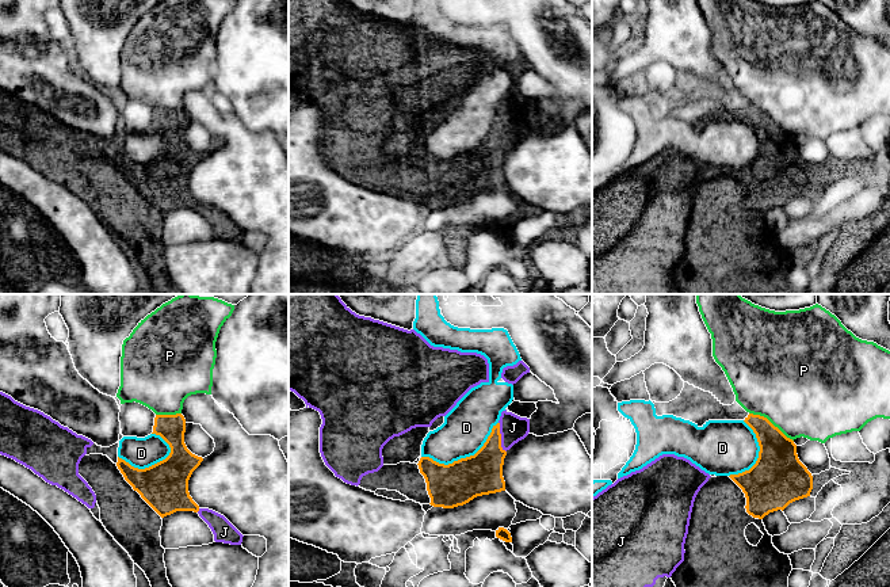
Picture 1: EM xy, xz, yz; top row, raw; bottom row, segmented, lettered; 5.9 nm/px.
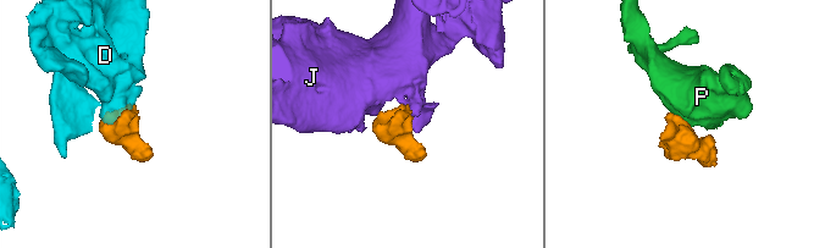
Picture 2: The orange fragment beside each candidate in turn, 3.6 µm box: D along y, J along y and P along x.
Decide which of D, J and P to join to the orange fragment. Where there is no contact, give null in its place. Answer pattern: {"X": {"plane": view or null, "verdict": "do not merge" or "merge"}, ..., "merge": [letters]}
{"D": {"plane": "xz", "verdict": "do not merge"}, "J": {"plane": "xz", "verdict": "merge"}, "P": {"plane": "yz", "verdict": "do not merge"}, "merge": ["J"]}

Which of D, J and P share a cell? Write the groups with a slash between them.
D / J / P

